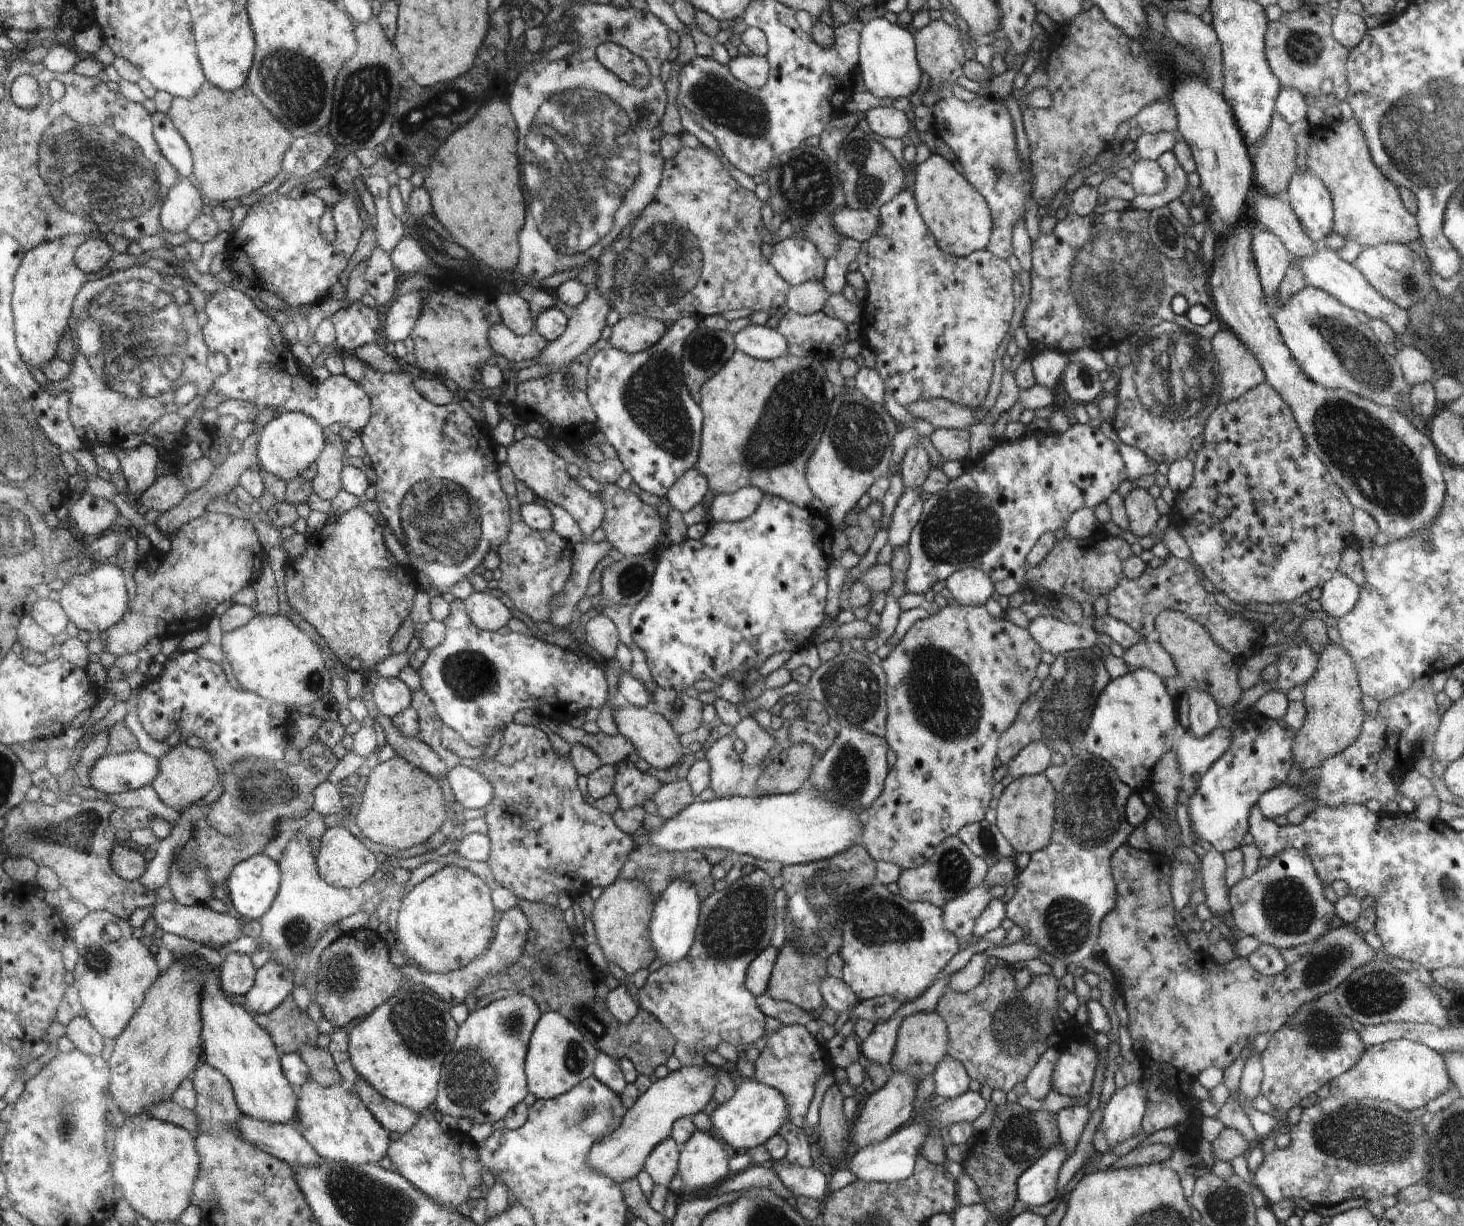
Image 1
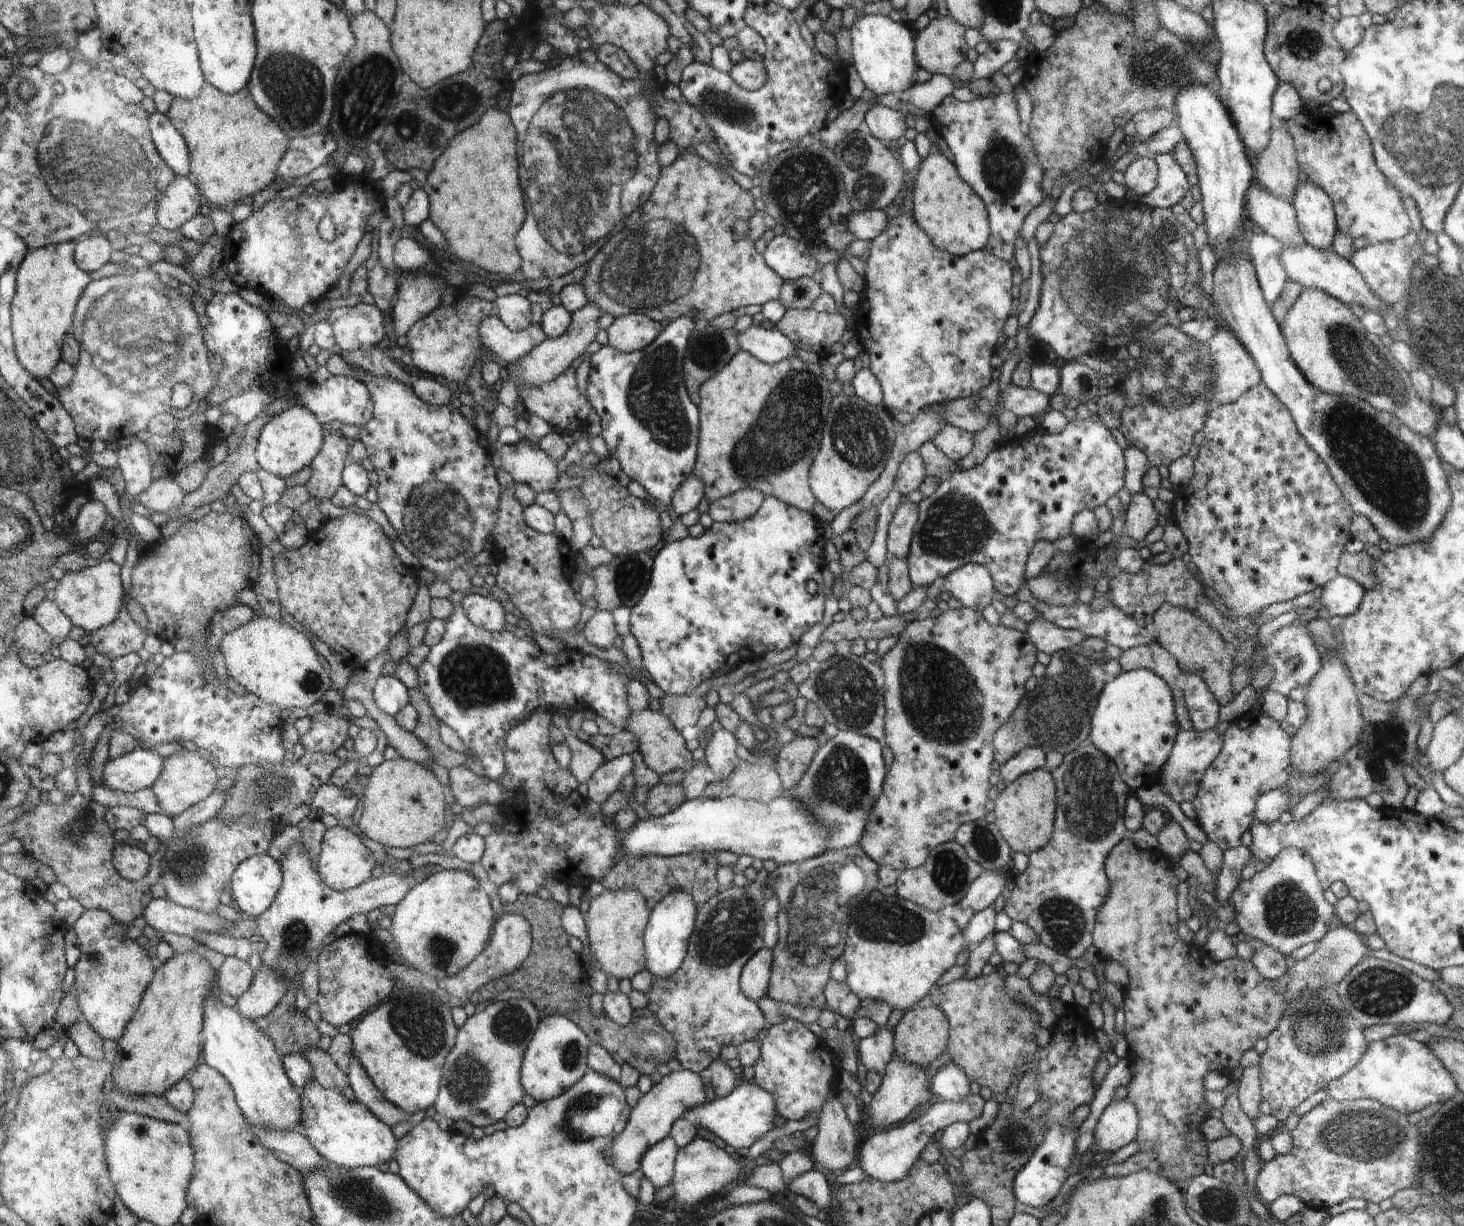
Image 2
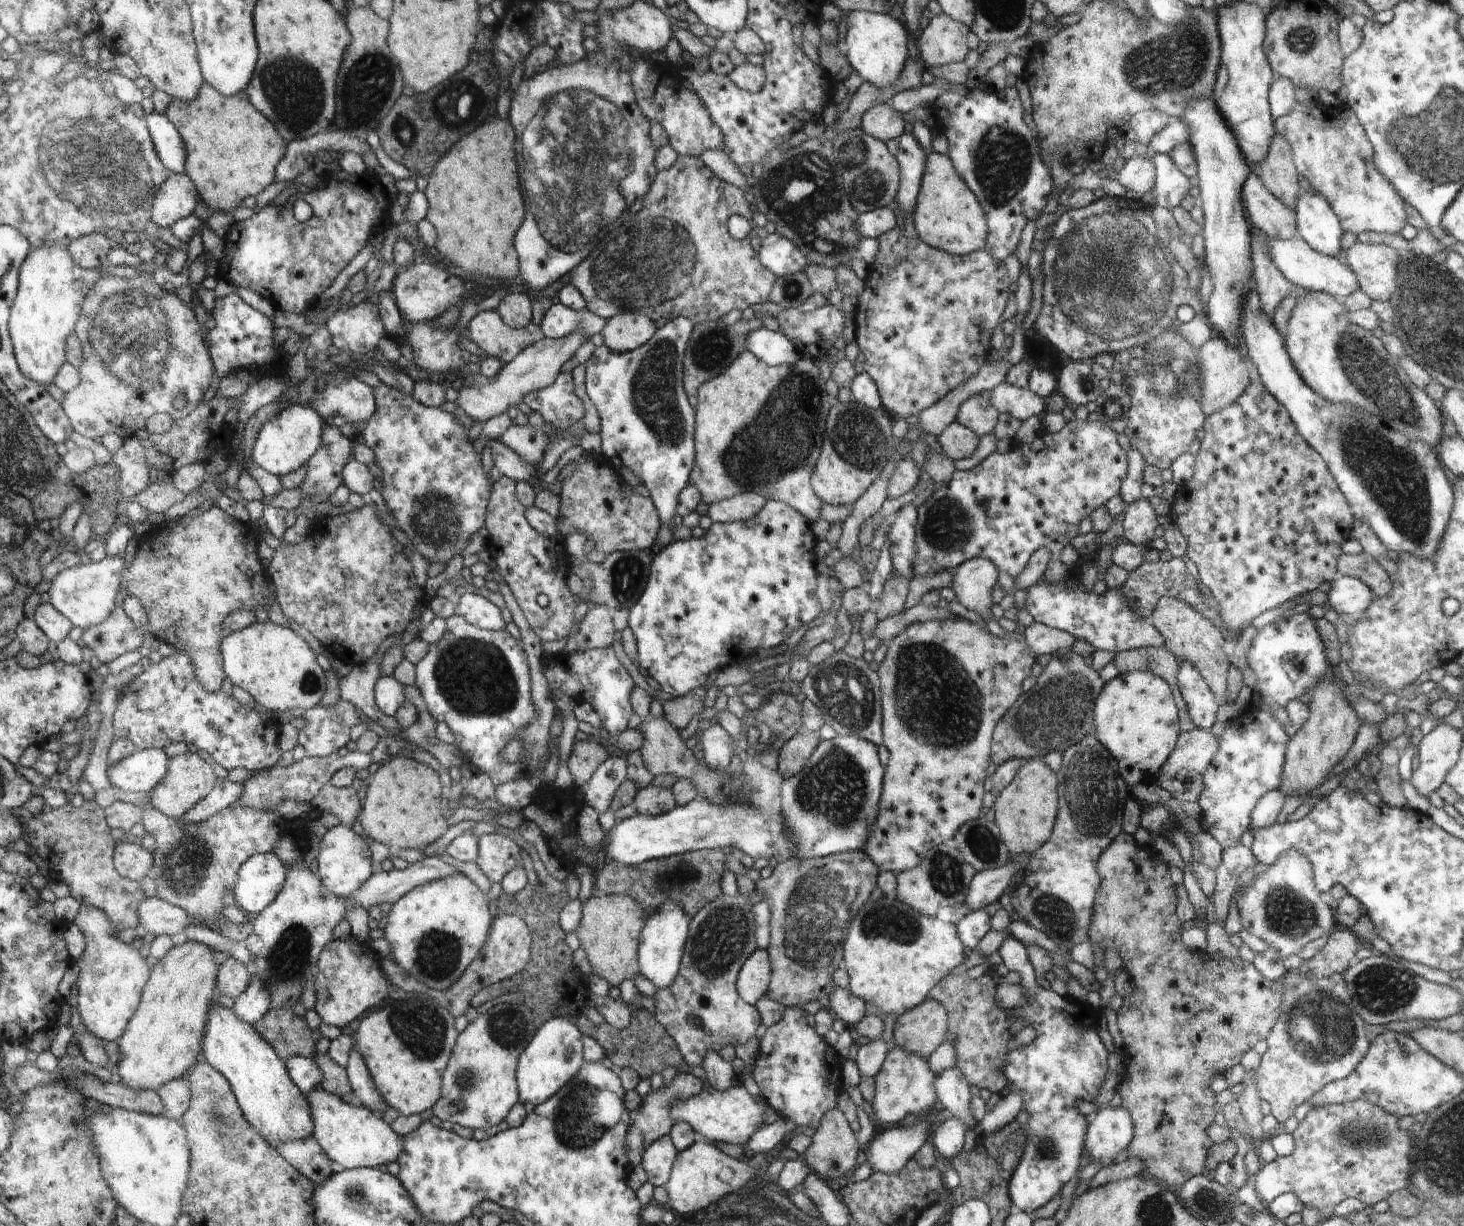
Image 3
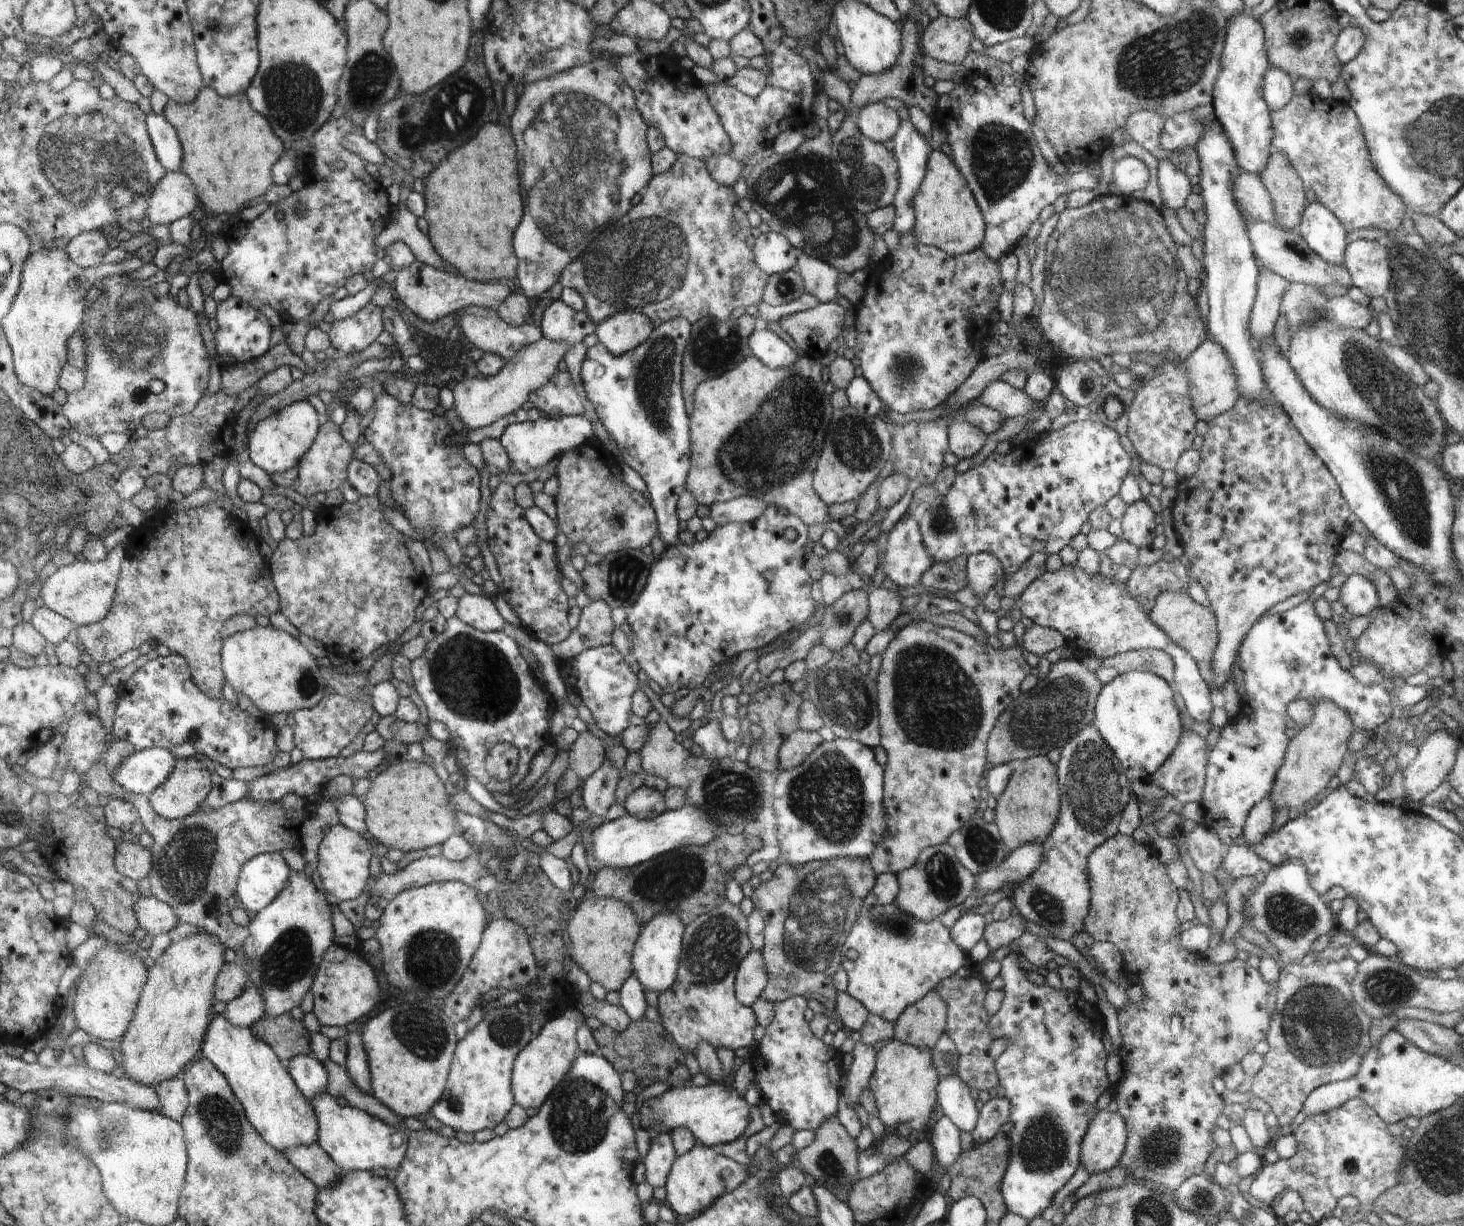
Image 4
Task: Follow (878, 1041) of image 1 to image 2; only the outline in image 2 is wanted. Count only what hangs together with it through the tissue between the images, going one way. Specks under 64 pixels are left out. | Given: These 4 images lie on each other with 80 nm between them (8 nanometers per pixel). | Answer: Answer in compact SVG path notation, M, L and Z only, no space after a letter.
M879 1027L872 1036L858 1040L856 1050L868 1071L882 1074L895 1054L895 1034L886 1027Z

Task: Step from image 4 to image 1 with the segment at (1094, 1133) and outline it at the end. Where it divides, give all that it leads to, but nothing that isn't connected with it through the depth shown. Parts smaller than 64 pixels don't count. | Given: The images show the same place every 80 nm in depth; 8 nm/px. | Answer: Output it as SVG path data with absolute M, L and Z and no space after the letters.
M1129 1081L1124 1088L1116 1089L1109 1102L1102 1105L1101 1126L1110 1148L1139 1136L1147 1105L1147 1088L1142 1081Z

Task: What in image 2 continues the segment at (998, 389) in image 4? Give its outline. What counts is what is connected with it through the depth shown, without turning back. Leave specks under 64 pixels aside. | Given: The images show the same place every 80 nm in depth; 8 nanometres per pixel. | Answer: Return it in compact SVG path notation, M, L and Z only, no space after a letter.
M1012 384L1004 391L1000 390L999 402L1005 409L1012 410L1016 416L1044 414L1049 408L1049 397L1034 387L1017 387Z

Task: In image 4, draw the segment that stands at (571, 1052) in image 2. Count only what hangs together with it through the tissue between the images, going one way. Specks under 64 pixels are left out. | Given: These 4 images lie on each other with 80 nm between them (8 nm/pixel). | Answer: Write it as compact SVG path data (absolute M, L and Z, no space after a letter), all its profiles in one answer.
M576 1008L568 1009L561 1015L552 1017L541 1028L541 1031L532 1039L516 1057L514 1064L514 1072L512 1073L511 1086L514 1089L515 1102L520 1106L527 1108L540 1108L543 1102L547 1100L555 1086L567 1076L567 1072L571 1069L573 1062L579 1053L578 1030L584 1026L585 1017Z

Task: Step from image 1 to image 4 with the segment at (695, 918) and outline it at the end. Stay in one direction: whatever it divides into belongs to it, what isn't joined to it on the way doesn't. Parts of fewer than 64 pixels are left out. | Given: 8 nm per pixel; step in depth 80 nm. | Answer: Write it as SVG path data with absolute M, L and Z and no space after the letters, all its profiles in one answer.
M660 913L651 918L643 928L643 933L636 941L631 965L643 990L654 990L659 994L668 990L678 980L679 962L682 960L683 936L686 925L676 913Z

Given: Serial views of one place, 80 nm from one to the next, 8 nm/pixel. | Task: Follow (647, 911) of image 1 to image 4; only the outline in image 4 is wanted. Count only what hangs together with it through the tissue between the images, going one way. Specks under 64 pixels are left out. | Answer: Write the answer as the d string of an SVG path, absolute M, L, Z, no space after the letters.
M588 893L580 900L572 920L565 930L572 941L572 960L577 963L592 981L599 982L607 992L616 990L634 972L631 958L640 934L640 921L635 911L614 897L599 897Z

